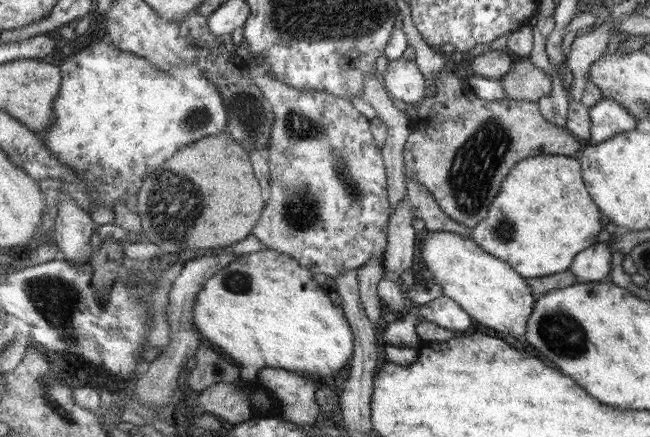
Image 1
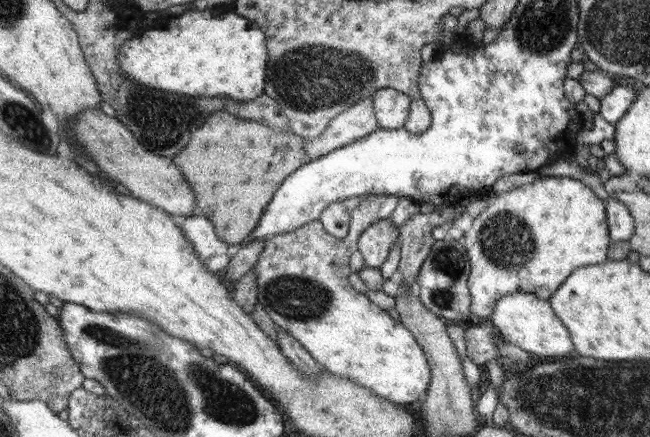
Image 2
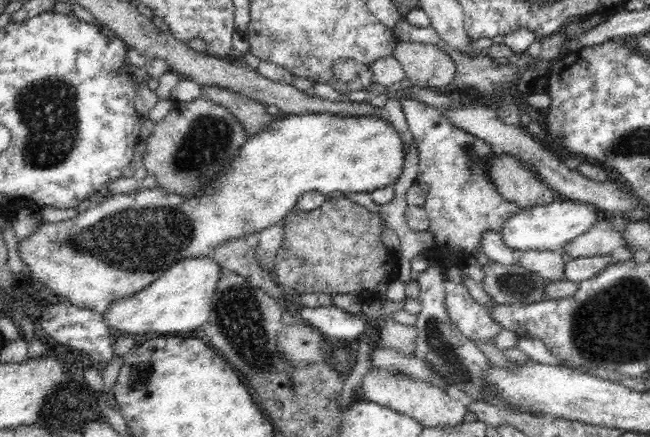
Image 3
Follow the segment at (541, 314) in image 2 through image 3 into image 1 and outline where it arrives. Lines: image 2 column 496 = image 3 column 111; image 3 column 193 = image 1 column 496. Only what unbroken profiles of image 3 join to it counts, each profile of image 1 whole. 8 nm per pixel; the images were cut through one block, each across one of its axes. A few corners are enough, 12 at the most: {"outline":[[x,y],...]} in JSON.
{"outline":[[457,233],[422,240],[426,275],[484,328],[522,338],[537,297]]}

